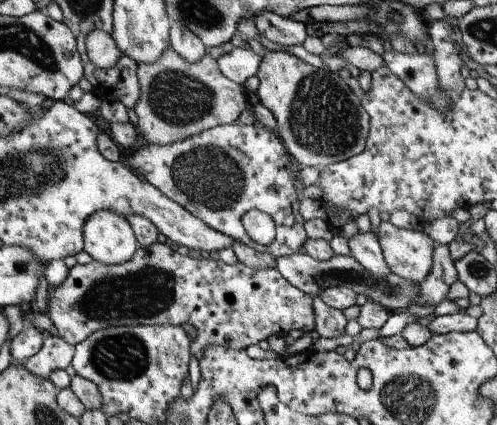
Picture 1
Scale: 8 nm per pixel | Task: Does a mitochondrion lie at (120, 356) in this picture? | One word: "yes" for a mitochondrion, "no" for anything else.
yes

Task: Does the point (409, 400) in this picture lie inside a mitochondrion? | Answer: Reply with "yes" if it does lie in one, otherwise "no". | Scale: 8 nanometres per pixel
yes

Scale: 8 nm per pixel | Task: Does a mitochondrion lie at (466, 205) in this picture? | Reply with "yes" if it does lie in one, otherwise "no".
no

